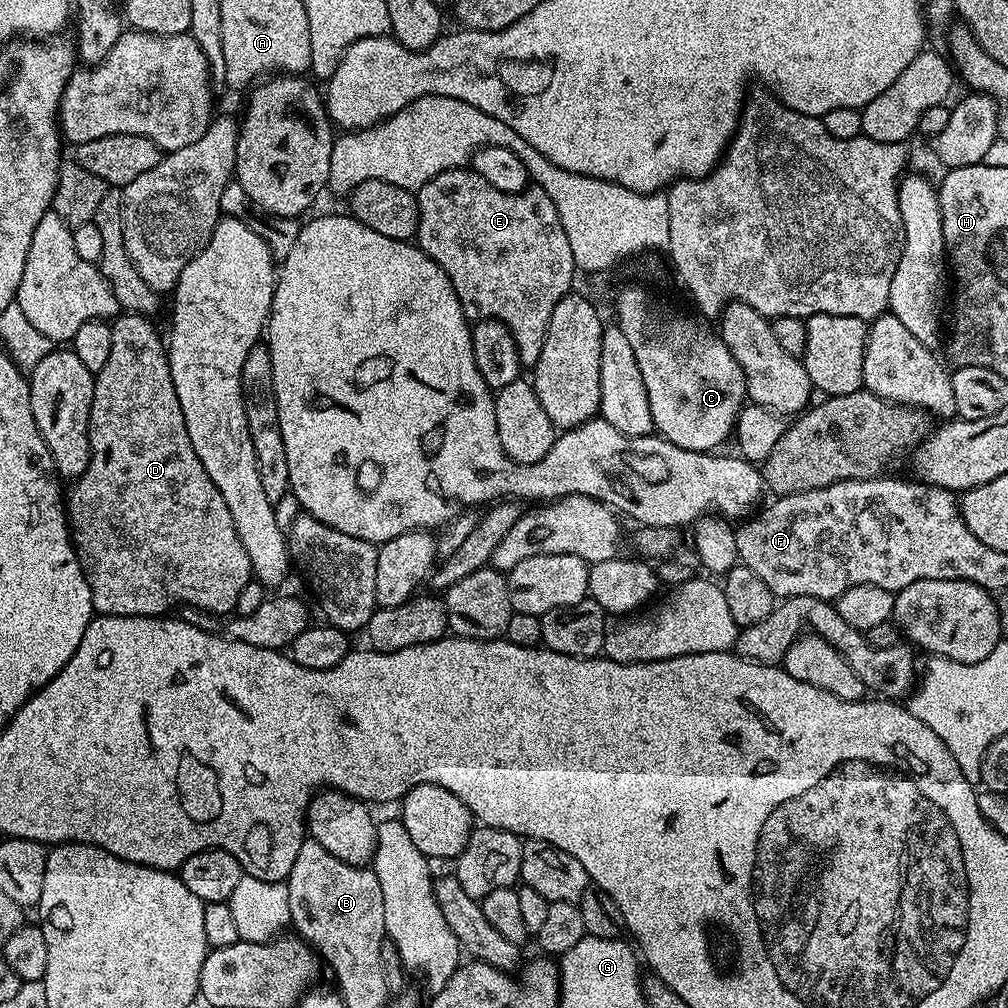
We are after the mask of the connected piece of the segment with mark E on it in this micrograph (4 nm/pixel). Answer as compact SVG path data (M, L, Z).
M461 166L430 178L416 197L420 213L415 243L431 260L438 262L454 286L454 294L462 306L464 316L470 322L497 320L510 330L518 346L521 365L535 366L538 354L542 354L542 342L546 342L546 330L550 326L550 314L562 297L573 291L572 275L578 269L566 230L562 230L562 218L554 210L554 202L538 186L529 186L522 192L506 194L471 167Z

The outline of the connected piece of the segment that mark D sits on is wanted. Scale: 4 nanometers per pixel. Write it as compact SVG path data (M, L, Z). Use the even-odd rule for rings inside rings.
M121 314L111 321L110 358L106 358L106 366L95 373L94 398L90 406L90 422L88 437L90 438L90 462L82 475L77 476L72 488L66 492L66 515L72 537L72 546L76 557L84 571L86 582L90 586L92 607L101 616L159 616L167 613L167 608L195 608L201 614L217 614L216 612L235 613L238 596L242 588L253 579L250 558L246 558L246 550L238 538L238 530L234 530L234 518L230 518L230 506L226 506L226 498L218 494L218 486L210 482L210 474L202 466L198 454L194 454L194 446L190 442L190 434L186 434L186 418L182 418L182 406L178 402L178 394L174 390L174 378L170 378L168 365L168 349L165 341L156 333L153 321L146 316Z

